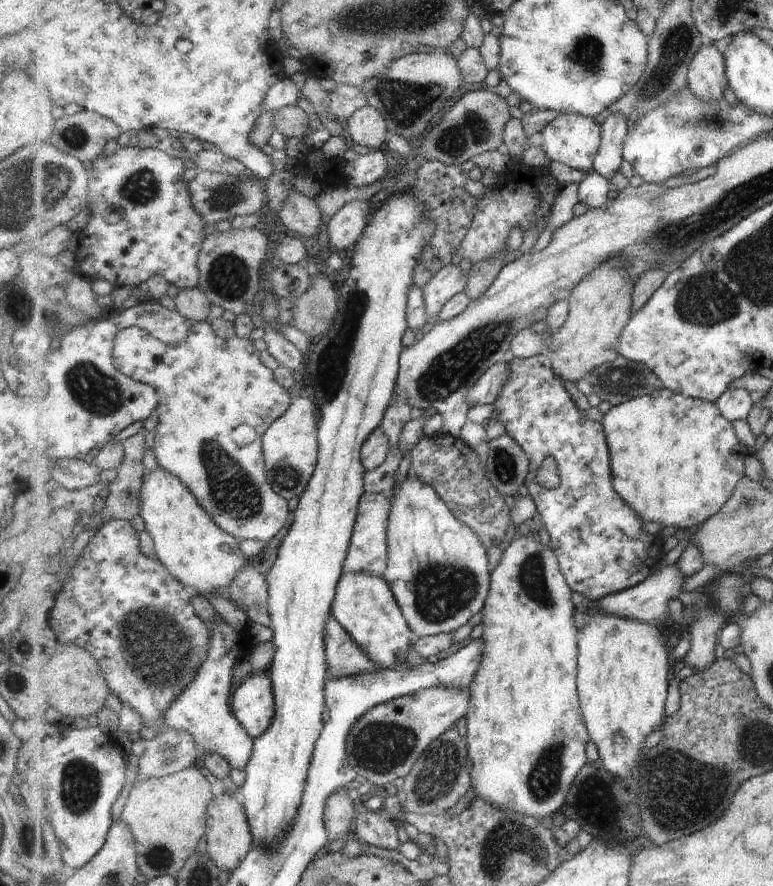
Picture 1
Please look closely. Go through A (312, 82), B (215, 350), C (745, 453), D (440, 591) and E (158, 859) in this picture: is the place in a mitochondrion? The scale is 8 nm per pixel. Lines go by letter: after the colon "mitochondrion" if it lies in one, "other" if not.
A: other
B: other
C: other
D: mitochondrion
E: mitochondrion

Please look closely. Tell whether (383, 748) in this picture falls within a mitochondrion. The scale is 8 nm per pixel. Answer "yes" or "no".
yes

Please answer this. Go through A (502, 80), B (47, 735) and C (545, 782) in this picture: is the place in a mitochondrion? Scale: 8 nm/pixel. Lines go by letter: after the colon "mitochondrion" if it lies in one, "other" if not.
A: other
B: other
C: mitochondrion

